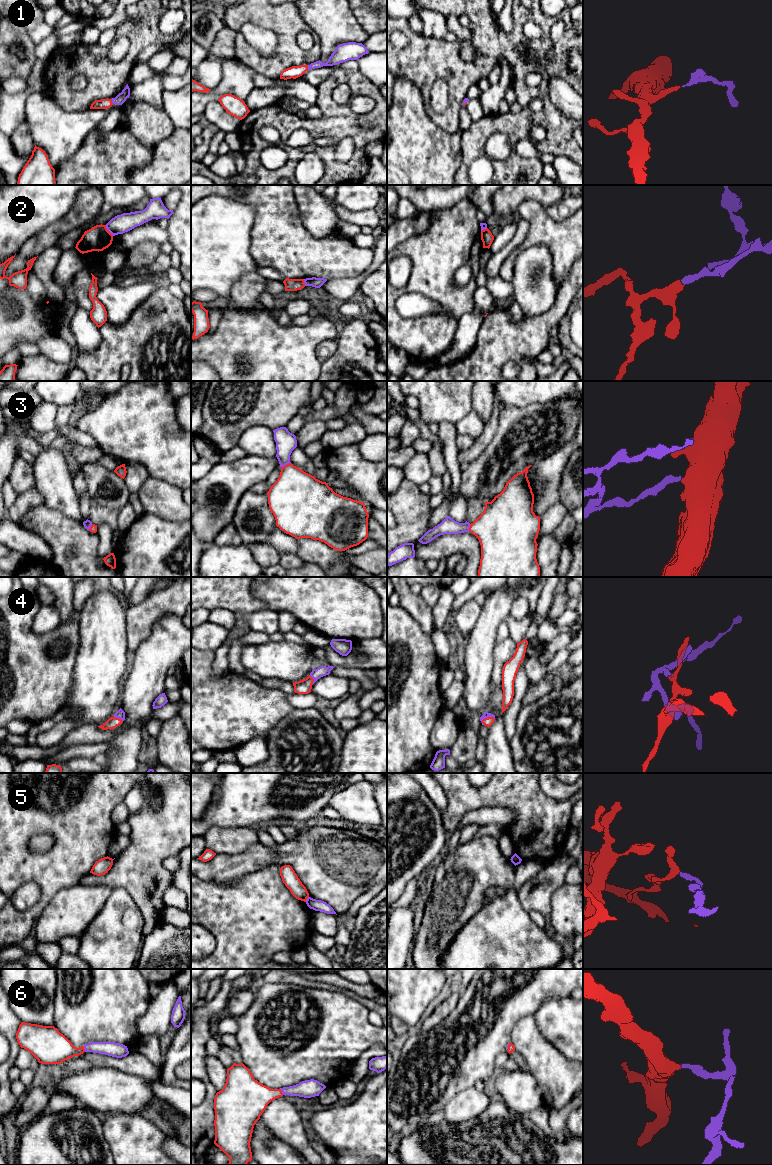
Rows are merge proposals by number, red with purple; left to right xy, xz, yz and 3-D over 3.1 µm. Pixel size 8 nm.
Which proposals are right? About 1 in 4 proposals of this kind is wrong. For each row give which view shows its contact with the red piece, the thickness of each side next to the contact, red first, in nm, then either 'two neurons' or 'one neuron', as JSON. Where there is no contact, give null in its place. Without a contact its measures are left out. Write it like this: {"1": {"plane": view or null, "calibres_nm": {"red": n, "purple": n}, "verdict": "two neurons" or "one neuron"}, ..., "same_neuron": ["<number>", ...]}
{"1": {"plane": "xy", "calibres_nm": {"red": 80, "purple": 80}, "verdict": "one neuron"}, "2": {"plane": "xy", "calibres_nm": {"red": 200, "purple": 150}, "verdict": "two neurons"}, "3": {"plane": "xz", "calibres_nm": {"red": 380, "purple": 170}, "verdict": "one neuron"}, "4": {"plane": "yz", "calibres_nm": {"red": 70, "purple": 50}, "verdict": "one neuron"}, "5": {"plane": "xz", "calibres_nm": {"red": 120, "purple": 90}, "verdict": "two neurons"}, "6": {"plane": "xy", "calibres_nm": {"red": 260, "purple": 120}, "verdict": "one neuron"}, "same_neuron": ["1", "3", "4", "6"]}

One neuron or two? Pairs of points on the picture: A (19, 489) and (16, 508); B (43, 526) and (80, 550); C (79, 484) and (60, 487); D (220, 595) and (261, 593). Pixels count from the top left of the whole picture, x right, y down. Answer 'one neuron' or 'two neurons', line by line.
A: two neurons
B: one neuron
C: two neurons
D: two neurons

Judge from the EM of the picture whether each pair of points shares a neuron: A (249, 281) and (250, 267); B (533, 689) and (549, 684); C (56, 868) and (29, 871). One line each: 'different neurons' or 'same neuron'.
A: different neurons
B: same neuron
C: same neuron

